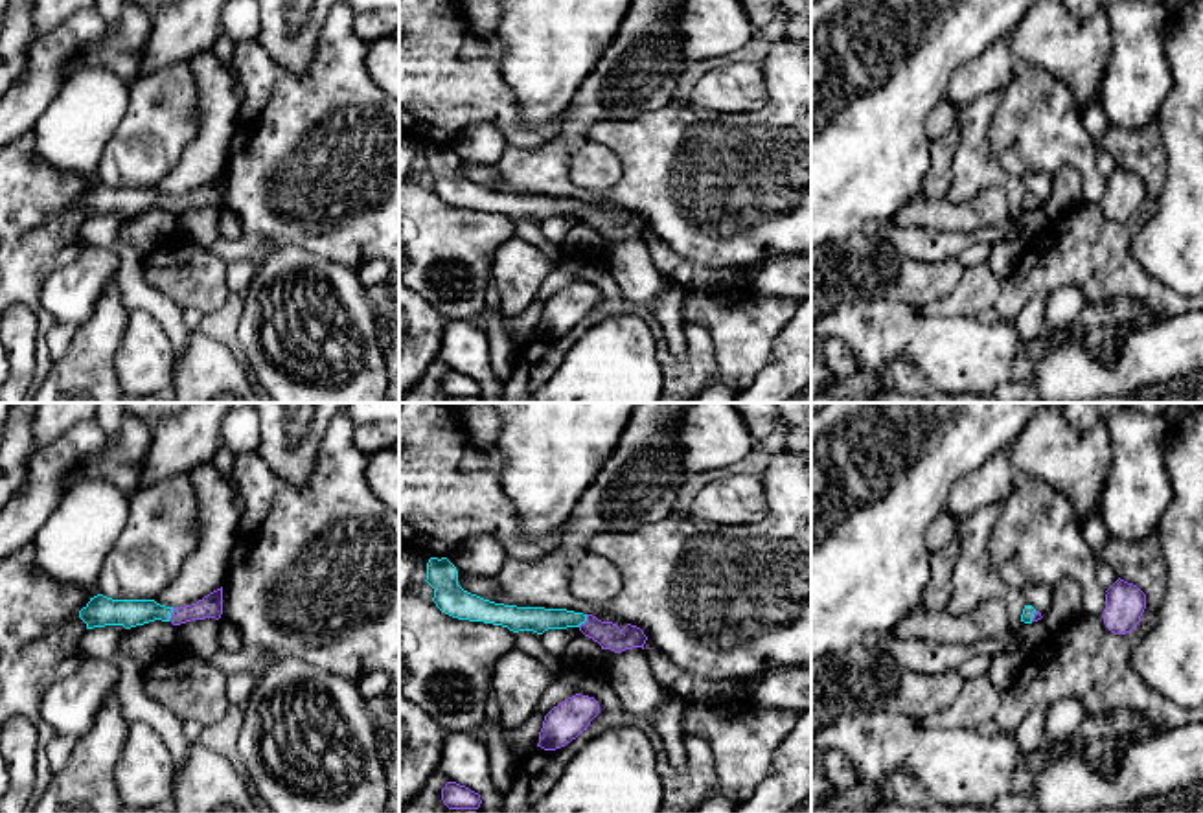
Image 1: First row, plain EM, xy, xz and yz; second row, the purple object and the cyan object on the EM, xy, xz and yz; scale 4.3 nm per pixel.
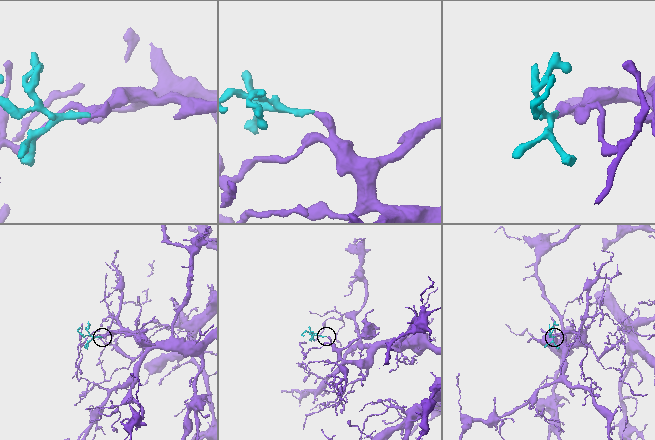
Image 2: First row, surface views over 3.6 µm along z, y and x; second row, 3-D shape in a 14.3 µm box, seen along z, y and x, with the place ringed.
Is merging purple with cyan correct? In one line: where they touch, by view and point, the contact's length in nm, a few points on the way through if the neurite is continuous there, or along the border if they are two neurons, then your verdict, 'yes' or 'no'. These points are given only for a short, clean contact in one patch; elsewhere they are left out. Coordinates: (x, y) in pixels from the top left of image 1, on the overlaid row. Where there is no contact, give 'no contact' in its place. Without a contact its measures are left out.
contact xy (171, 615); length 70 nm; way xy (210, 606), (199, 611), (171, 615), (129, 613); yes

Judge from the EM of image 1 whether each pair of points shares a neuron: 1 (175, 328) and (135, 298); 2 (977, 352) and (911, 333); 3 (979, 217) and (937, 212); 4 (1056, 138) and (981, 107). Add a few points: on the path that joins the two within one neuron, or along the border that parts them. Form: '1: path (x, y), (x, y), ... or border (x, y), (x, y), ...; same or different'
1: path (166, 317), (146, 298); same
2: path (961, 352), (946, 350), (928, 341); same
3: path (968, 217), (948, 217); same
4: border (1007, 87), (988, 131), (990, 151), (996, 157); different

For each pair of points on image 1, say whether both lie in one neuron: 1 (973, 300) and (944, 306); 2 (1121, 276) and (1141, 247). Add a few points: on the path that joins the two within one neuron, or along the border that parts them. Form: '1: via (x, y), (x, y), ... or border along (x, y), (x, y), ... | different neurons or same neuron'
1: via (966, 300), (951, 304) | same neuron
2: border along (1137, 229), (1130, 243), (1130, 254), (1165, 287) | different neurons

